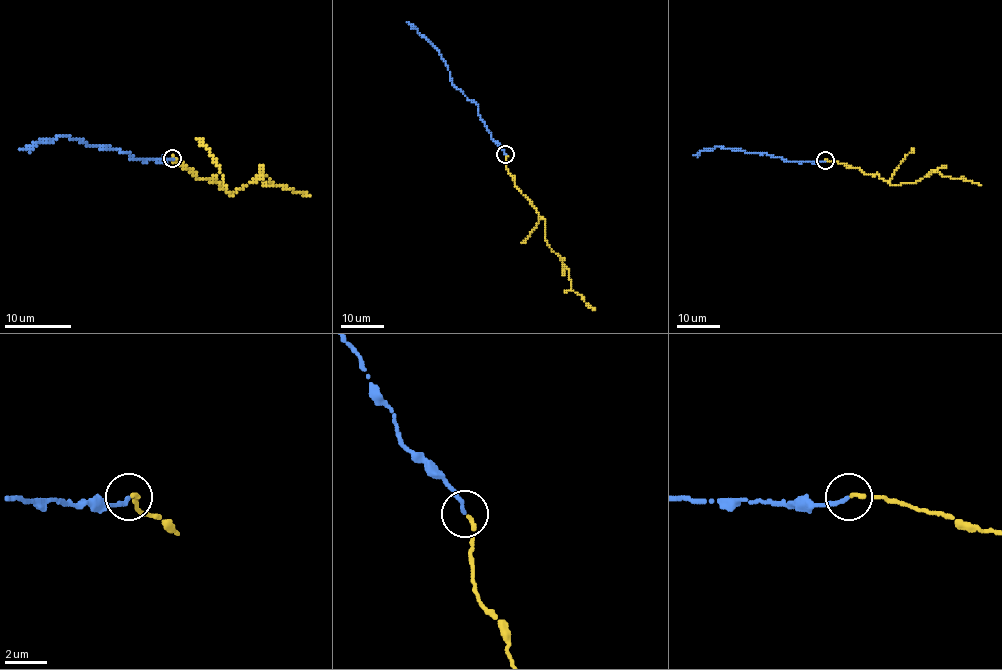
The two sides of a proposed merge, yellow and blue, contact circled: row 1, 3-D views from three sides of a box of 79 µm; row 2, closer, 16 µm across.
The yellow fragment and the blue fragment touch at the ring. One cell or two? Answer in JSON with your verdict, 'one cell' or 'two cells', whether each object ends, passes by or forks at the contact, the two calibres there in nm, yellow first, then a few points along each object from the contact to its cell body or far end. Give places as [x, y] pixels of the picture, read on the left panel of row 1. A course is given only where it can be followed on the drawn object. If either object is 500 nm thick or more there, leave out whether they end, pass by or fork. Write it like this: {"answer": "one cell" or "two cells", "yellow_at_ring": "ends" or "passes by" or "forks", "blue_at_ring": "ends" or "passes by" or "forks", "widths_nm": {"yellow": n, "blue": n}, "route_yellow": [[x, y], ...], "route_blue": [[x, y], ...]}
{"answer": "one cell", "yellow_at_ring": "ends", "blue_at_ring": "ends", "widths_nm": {"yellow": 200, "blue": 190}, "route_yellow": [[172, 158], [200, 178], [214, 178], [230, 195], [261, 173], [274, 186], [286, 186], [309, 195]], "route_blue": [[172, 158], [130, 156], [109, 146], [89, 146], [65, 135], [20, 148]]}

